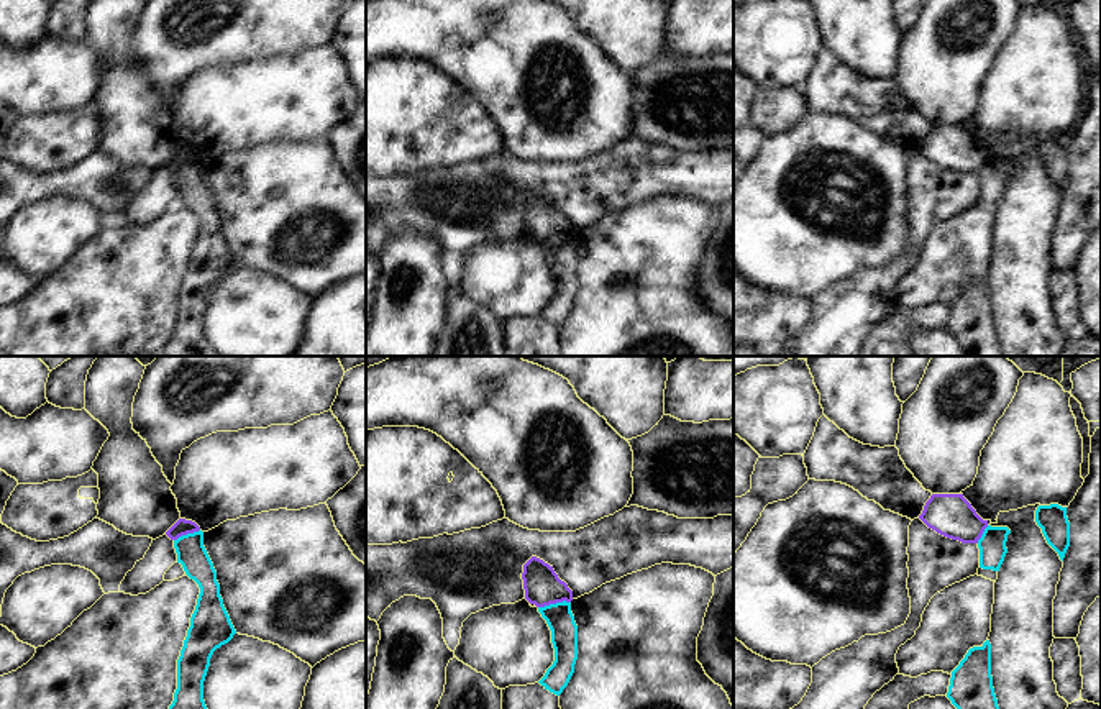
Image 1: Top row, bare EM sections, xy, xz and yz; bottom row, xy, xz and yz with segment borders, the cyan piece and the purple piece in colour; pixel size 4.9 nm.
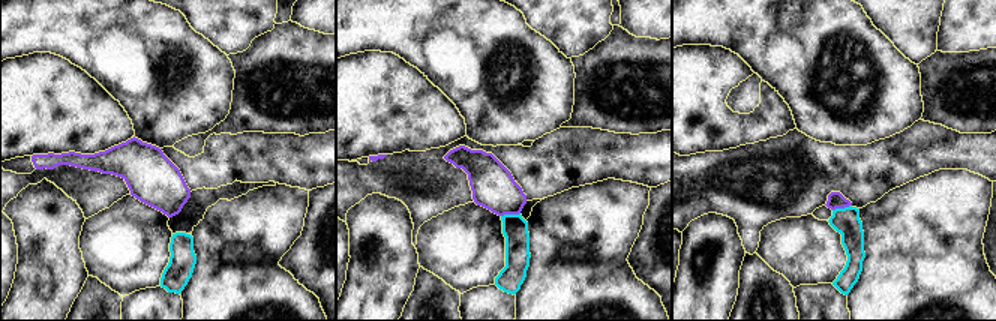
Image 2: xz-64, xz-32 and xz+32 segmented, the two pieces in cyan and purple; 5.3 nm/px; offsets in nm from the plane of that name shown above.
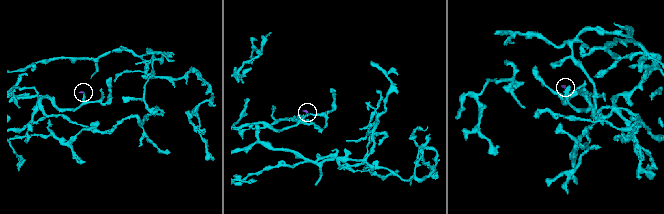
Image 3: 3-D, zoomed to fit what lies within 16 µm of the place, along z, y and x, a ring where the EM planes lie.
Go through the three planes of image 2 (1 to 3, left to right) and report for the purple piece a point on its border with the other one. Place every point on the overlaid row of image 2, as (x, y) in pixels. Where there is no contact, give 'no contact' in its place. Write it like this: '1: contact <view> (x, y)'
1: no contact
2: contact xz-32 (510, 215)
3: contact xz+32 (842, 209)

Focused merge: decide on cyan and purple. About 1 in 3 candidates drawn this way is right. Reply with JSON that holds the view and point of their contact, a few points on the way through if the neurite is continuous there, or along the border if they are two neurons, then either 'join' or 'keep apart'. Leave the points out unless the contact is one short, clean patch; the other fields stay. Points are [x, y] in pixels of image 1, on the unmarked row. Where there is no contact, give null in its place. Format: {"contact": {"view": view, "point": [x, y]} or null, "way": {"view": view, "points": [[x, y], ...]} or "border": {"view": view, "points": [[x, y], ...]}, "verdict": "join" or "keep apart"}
{"contact": {"view": "xz", "point": [553, 237]}, "border": {"view": "xz", "points": [[570, 233], [557, 233], [539, 240]]}, "verdict": "keep apart"}

